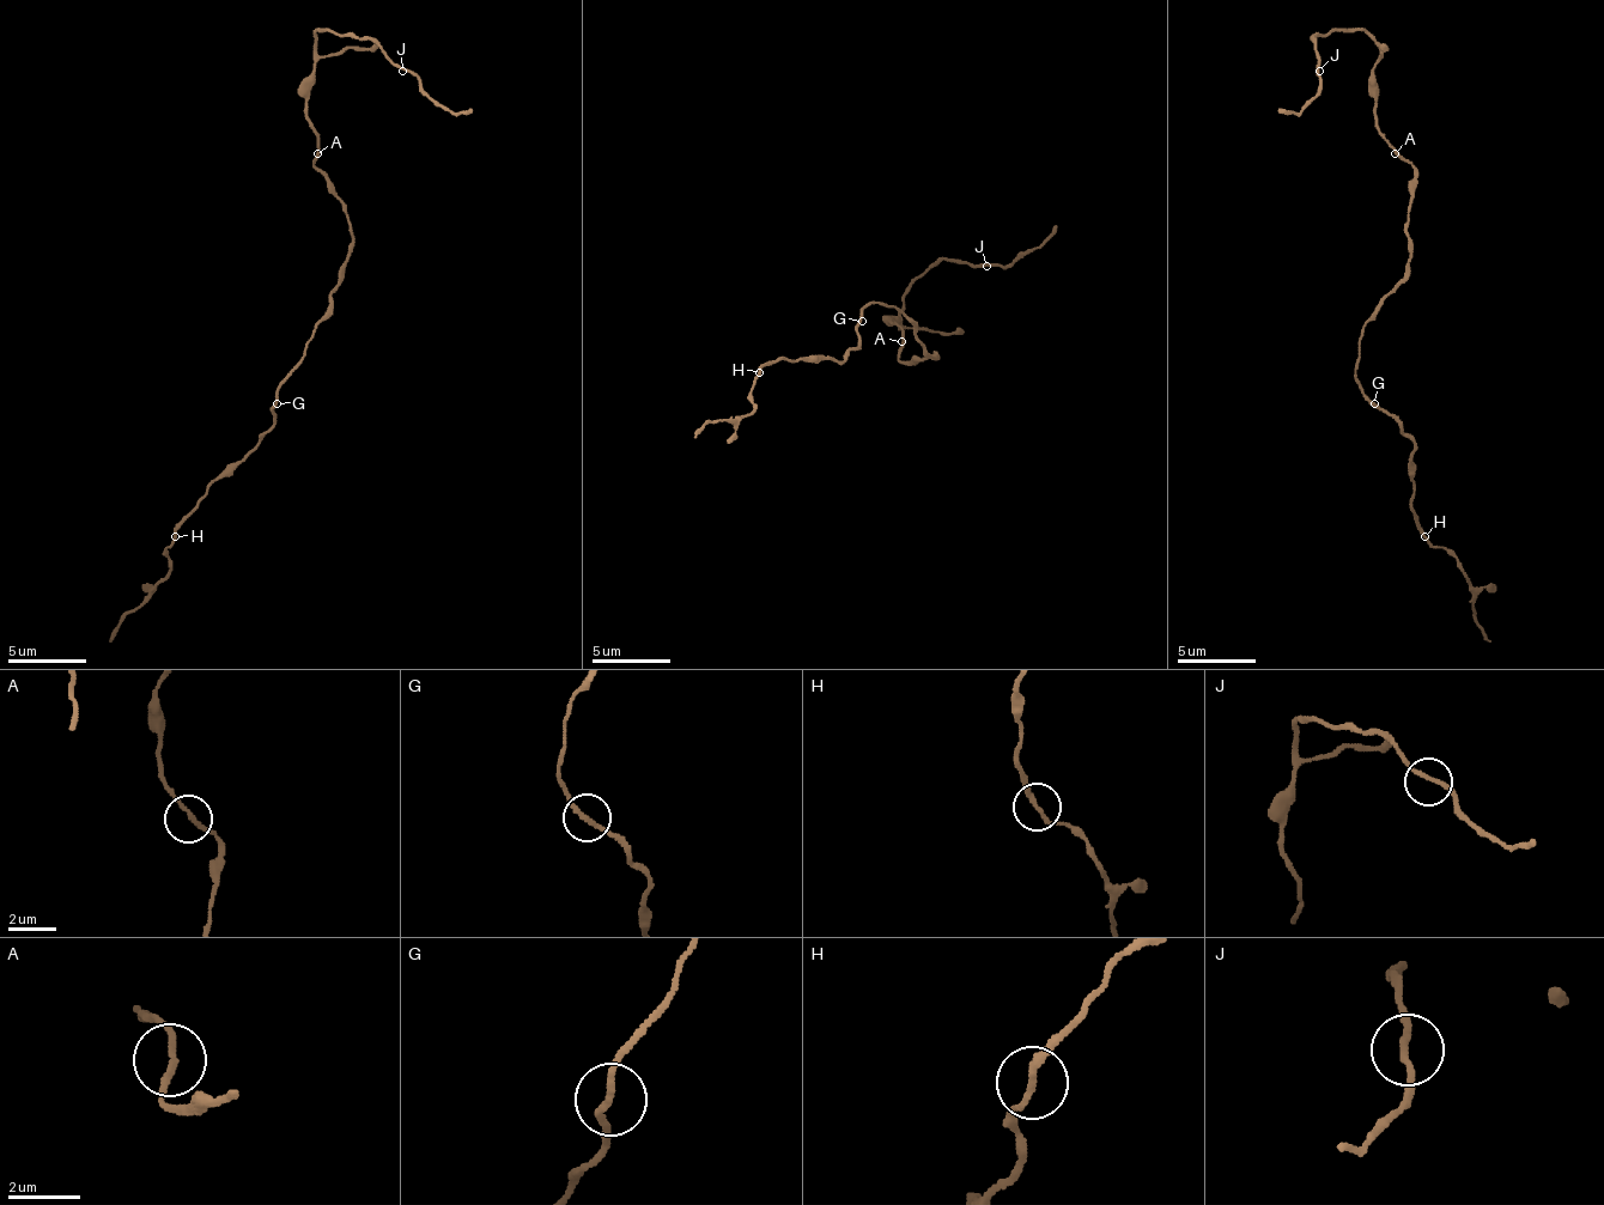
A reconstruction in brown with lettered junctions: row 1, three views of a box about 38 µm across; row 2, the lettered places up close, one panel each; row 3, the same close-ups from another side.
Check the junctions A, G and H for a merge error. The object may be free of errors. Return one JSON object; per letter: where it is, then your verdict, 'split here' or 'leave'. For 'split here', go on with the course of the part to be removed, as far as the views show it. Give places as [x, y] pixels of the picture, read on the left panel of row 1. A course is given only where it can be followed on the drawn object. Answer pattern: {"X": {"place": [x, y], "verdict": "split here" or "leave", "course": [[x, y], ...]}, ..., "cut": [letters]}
{"A": {"place": [317, 153], "verdict": "leave"}, "G": {"place": [277, 403], "verdict": "leave"}, "H": {"place": [175, 536], "verdict": "leave"}, "cut": []}

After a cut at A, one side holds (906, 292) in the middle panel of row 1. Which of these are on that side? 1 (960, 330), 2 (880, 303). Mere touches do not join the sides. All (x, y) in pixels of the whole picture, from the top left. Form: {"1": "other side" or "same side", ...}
{"1": "same side", "2": "other side"}

